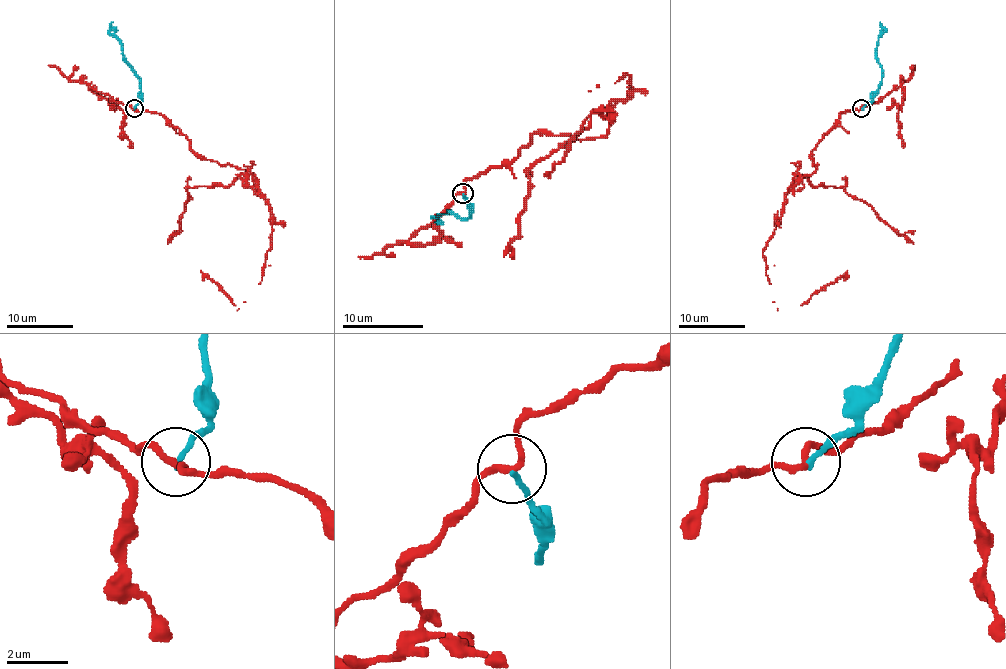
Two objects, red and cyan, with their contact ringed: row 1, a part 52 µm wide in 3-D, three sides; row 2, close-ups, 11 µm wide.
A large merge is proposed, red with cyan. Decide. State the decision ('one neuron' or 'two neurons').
two neurons

